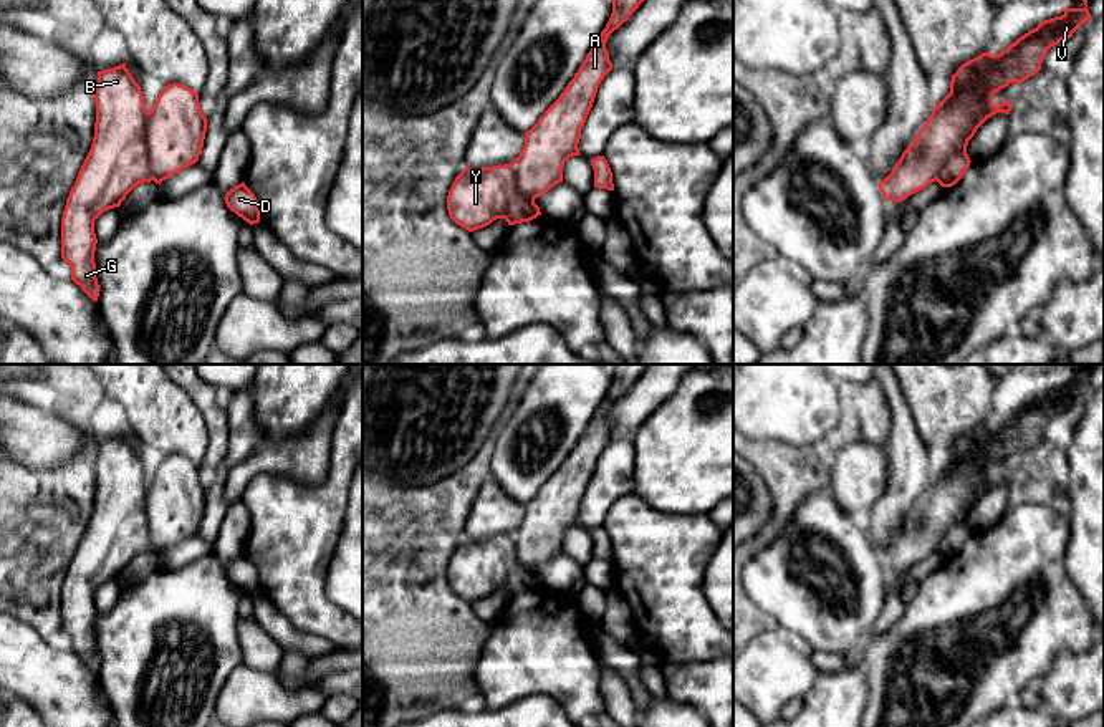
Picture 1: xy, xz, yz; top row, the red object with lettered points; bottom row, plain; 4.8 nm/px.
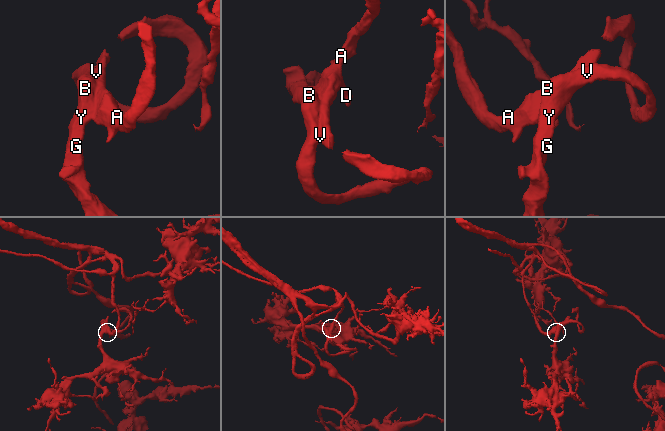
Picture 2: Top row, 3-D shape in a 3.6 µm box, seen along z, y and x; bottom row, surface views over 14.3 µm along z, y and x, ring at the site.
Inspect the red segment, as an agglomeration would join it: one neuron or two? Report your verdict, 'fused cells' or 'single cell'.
single cell

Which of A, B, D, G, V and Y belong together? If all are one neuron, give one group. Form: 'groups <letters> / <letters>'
groups A B D G V Y

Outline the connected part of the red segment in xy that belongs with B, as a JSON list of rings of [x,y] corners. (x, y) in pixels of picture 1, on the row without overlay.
[[[126,434],[98,442],[94,474],[93,515],[70,561],[61,588],[61,629],[71,638],[71,651],[91,671],[98,672],[94,591],[103,583],[119,578],[136,556],[151,551],[161,556],[162,551],[195,535],[204,518],[207,489],[200,482],[199,465],[179,454],[167,455],[149,482],[141,457]]]

